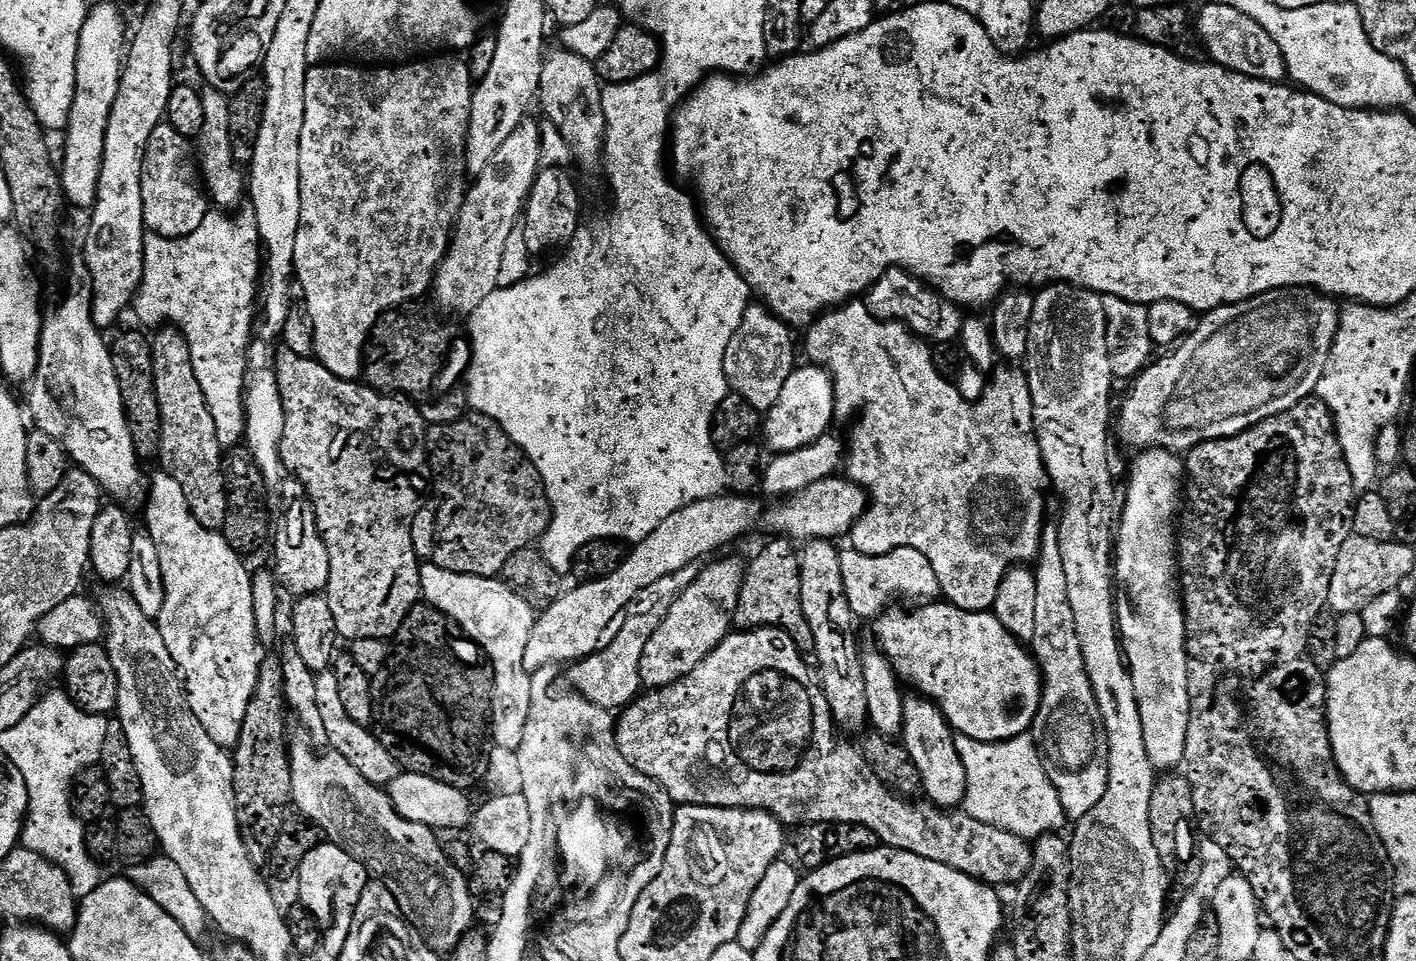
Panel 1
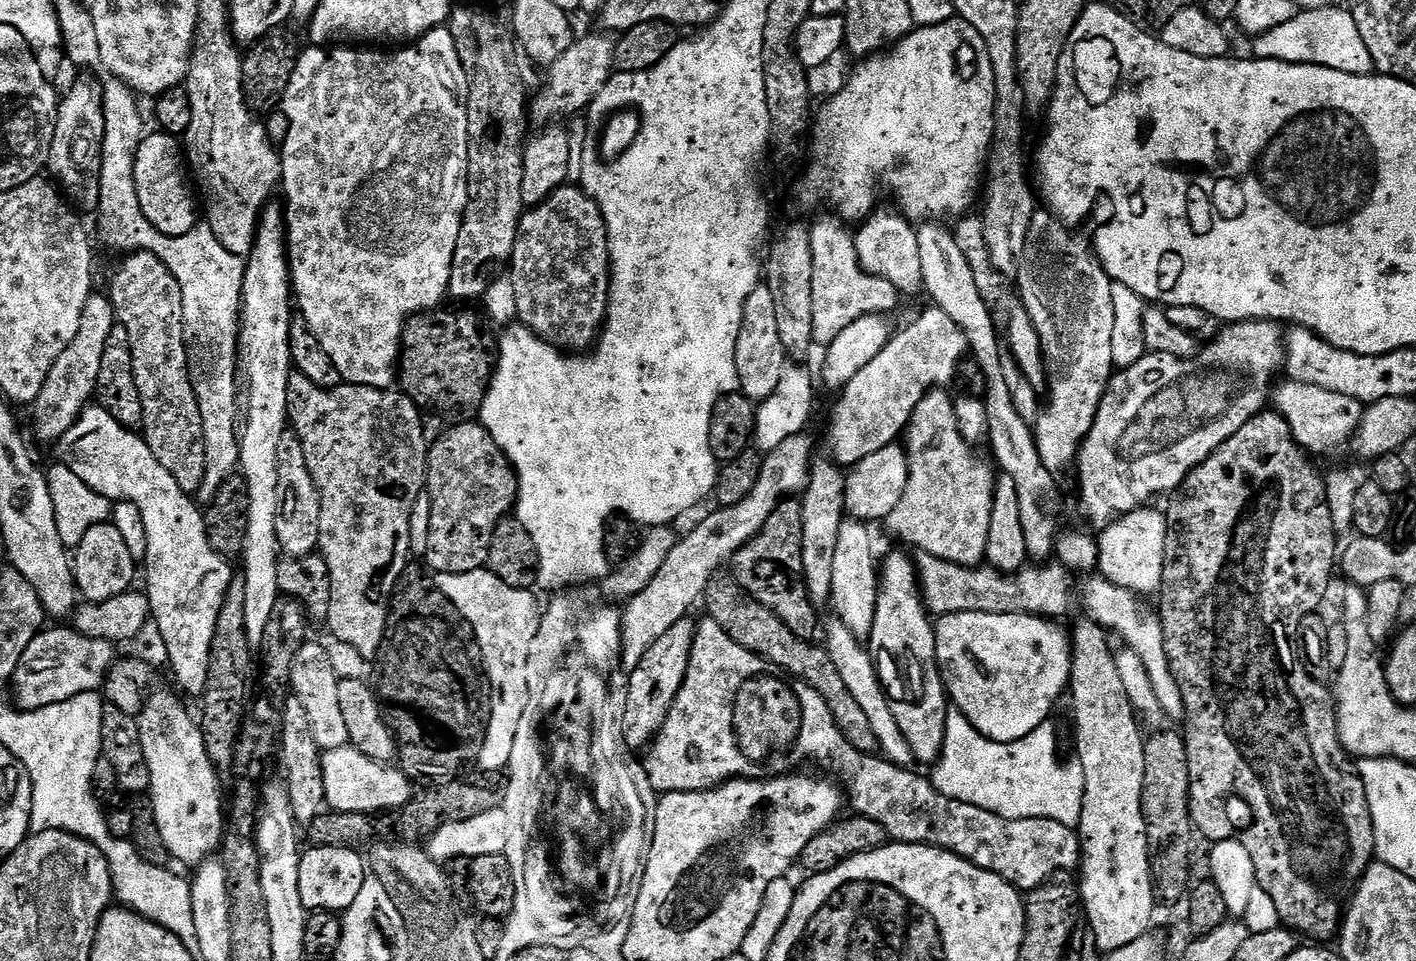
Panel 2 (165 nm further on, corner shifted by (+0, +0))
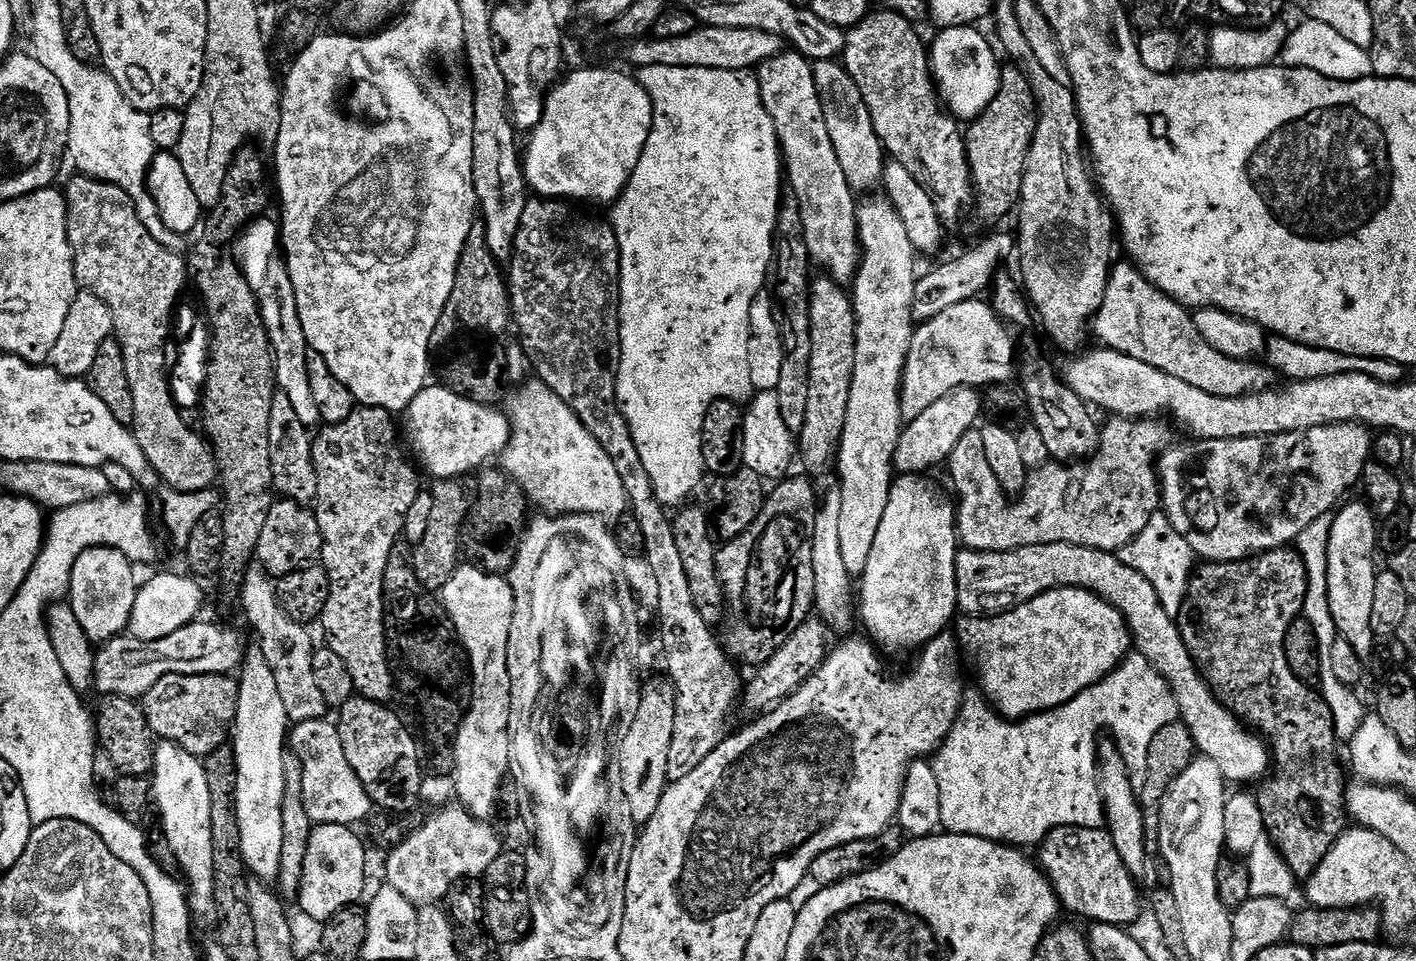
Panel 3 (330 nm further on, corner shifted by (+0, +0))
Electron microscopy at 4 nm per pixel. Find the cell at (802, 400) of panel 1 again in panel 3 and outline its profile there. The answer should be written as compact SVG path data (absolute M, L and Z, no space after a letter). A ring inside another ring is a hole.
M1006 233L988 236L981 244L973 246L969 252L953 258L949 264L940 264L933 272L928 272L916 281L916 301L912 304L912 315L917 321L923 322L942 314L942 310L950 310L950 306L958 306L958 302L975 300L989 291L997 272L1001 271L1004 259L1014 252L1014 240Z

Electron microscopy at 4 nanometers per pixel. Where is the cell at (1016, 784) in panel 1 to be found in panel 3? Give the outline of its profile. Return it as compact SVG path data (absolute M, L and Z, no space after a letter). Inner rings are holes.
M1135 650L1129 651L1109 676L1082 690L1074 699L1022 720L1001 716L988 703L979 687L969 687L964 693L956 725L931 761L934 774L938 774L943 831L954 836L986 838L1028 850L1031 844L1043 844L1055 828L1104 828L1104 800L1100 797L1098 779L1100 731L1108 728L1112 735L1109 736L1111 743L1116 745L1129 770L1142 770L1146 766L1154 734L1158 734L1162 726L1177 723L1179 714L1174 694L1162 674L1158 674L1158 670L1146 662L1143 654Z

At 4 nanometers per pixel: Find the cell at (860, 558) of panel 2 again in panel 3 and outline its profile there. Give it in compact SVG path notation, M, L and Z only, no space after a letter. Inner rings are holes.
M887 198L881 200L868 200L859 205L856 210L856 227L860 230L860 247L862 249L862 261L860 271L856 275L854 285L851 287L852 309L856 311L856 349L854 350L854 378L850 382L850 402L846 406L846 426L840 434L840 454L838 457L838 477L840 476L840 488L838 495L842 498L842 514L838 524L838 539L842 545L842 559L846 570L853 576L859 578L864 575L866 562L870 562L870 549L874 547L874 538L878 534L878 525L882 523L882 514L886 514L886 502L890 498L890 490L894 479L894 465L896 463L896 447L902 431L902 417L900 414L900 383L904 380L904 367L910 350L910 342L914 331L914 317L912 315L912 304L916 301L916 260L918 253L915 246L910 242L906 234L906 226L902 226L902 218L898 210Z

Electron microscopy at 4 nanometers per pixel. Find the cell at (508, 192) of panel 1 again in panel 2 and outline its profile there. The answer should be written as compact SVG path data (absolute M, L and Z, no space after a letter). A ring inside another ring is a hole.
M608 34L597 35L573 39L570 50L566 50L566 54L562 54L562 58L558 58L547 69L548 81L544 89L530 100L530 120L533 125L548 126L560 122L563 116L564 120L591 109L594 98L598 98L602 86L606 86L614 74L612 63L616 46L613 37Z

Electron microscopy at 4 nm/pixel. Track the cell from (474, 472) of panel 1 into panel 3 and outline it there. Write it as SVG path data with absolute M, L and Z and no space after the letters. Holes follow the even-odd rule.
M459 479L436 480L430 491L434 498L434 510L430 514L430 526L426 530L423 540L415 545L416 552L410 560L410 567L416 571L416 578L425 589L443 589L444 584L455 574L460 560L460 531L466 528L470 520L470 513L474 507L470 499L470 492L463 488Z

